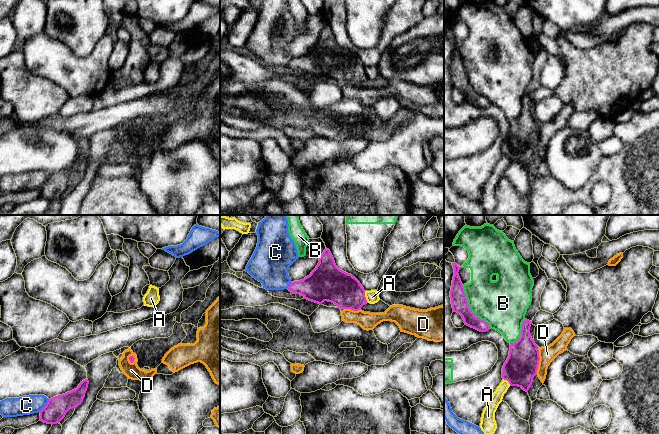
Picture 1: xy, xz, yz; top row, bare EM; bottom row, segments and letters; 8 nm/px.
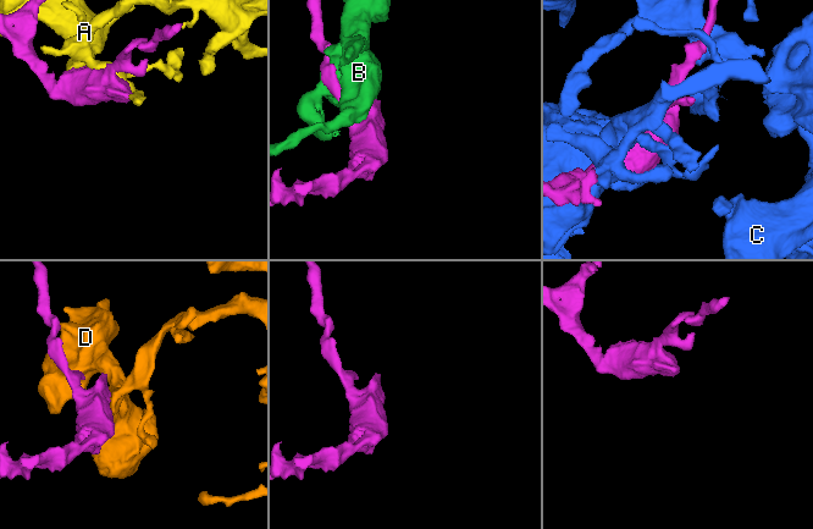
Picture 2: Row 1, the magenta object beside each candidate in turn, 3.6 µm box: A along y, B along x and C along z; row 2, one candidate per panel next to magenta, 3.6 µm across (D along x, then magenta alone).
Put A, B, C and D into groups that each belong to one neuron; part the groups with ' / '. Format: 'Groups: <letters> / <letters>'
Groups: A / B / C / D

